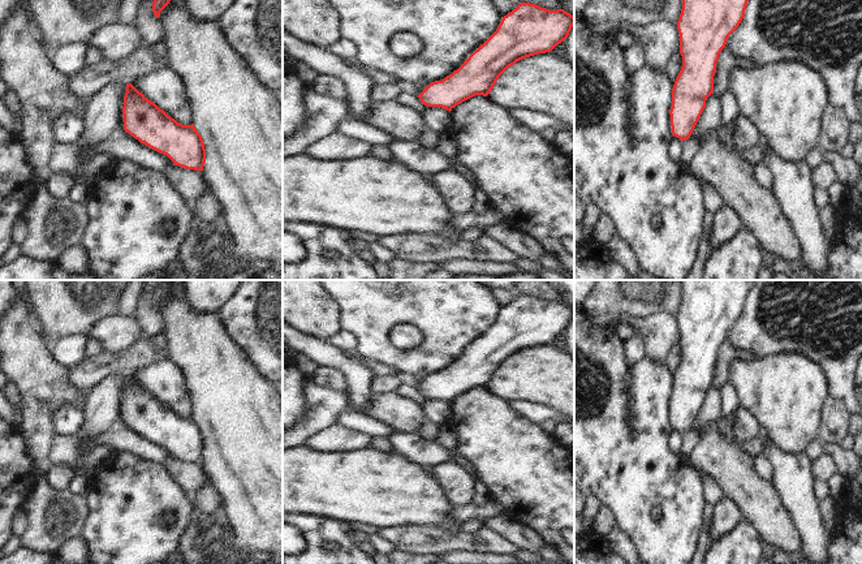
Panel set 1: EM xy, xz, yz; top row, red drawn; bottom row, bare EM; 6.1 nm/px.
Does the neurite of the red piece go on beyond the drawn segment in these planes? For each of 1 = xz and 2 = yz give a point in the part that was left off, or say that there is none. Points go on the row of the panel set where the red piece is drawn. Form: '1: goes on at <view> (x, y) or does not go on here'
1: does not go on here
2: does not go on here

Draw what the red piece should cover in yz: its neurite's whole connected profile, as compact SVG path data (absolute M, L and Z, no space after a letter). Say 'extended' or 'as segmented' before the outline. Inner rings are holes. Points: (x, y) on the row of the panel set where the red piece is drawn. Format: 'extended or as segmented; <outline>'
as segmented; M682 0L677 21L680 34L680 53L682 68L672 89L671 126L672 134L681 141L690 138L707 98L714 94L714 76L719 53L725 47L728 36L745 17L749 0Z

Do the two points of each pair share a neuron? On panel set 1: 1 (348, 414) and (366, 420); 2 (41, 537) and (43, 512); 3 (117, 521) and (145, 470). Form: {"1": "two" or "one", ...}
{"1": "one", "2": "one", "3": "one"}

